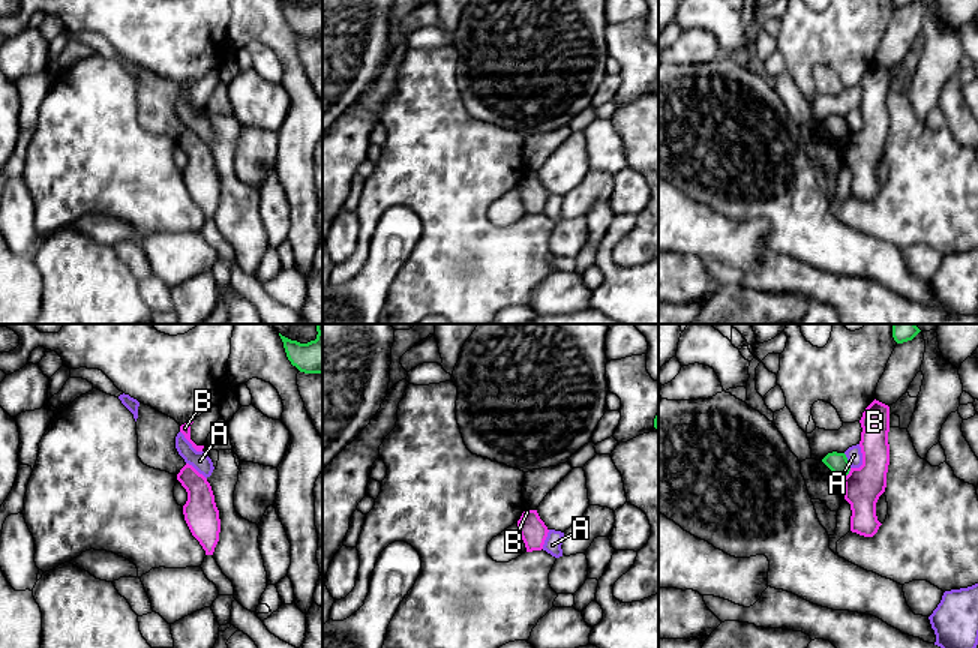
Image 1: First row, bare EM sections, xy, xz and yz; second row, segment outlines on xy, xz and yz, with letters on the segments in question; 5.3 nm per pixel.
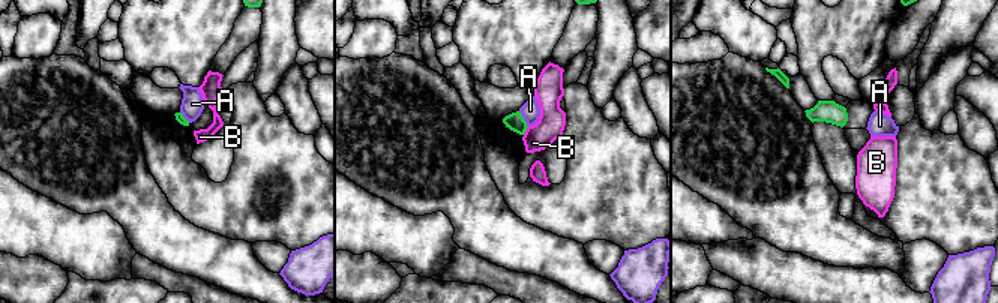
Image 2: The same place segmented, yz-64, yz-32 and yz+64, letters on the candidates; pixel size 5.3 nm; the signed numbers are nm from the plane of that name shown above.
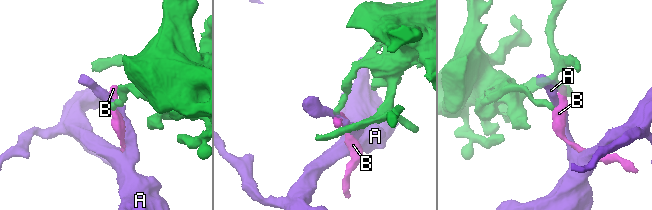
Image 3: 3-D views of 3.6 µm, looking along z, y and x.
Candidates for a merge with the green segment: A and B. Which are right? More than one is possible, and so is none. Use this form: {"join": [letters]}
{"join": []}

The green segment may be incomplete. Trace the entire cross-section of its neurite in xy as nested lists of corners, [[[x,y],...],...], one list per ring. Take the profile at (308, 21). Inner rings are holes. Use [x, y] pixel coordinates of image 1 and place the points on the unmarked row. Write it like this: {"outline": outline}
{"outline": [[[280,0],[288,24],[300,36],[304,38],[322,38],[322,0],[316,0],[315,4],[300,8]]]}

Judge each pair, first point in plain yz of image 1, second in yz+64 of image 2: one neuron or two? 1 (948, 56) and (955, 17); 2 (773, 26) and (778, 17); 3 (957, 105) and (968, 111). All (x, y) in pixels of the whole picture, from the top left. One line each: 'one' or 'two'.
1: two
2: two
3: one

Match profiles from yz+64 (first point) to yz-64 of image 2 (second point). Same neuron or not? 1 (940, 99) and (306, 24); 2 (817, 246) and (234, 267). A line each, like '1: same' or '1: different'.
1: different
2: same

